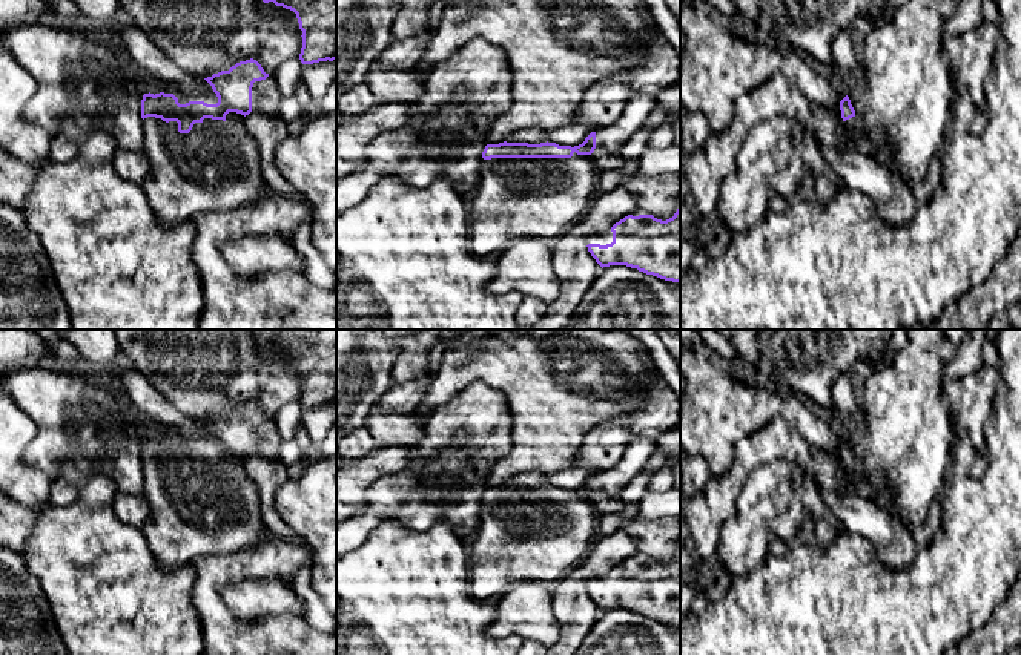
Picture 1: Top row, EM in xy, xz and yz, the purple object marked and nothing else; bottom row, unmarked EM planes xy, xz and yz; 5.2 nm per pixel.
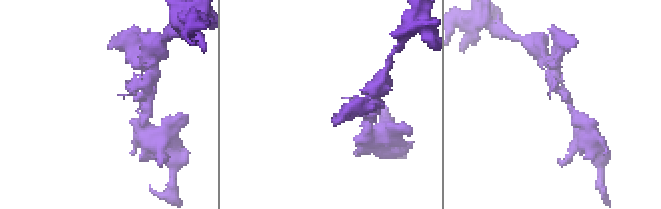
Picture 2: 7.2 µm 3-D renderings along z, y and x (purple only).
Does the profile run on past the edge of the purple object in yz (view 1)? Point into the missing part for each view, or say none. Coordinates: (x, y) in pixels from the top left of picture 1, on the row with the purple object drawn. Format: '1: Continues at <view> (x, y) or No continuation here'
1: No continuation here

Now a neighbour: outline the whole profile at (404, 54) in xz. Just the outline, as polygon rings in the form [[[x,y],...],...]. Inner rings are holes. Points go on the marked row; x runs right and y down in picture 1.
[[[433,31],[404,38],[393,40],[385,51],[381,52],[378,61],[384,66],[411,69],[422,58],[431,40]]]

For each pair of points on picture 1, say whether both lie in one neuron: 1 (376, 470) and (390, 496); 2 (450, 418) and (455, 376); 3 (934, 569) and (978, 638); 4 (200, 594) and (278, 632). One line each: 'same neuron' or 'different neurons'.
1: different neurons
2: different neurons
3: different neurons
4: same neuron

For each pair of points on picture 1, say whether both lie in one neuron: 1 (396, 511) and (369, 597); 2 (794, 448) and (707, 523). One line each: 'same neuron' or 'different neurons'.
1: different neurons
2: same neuron

